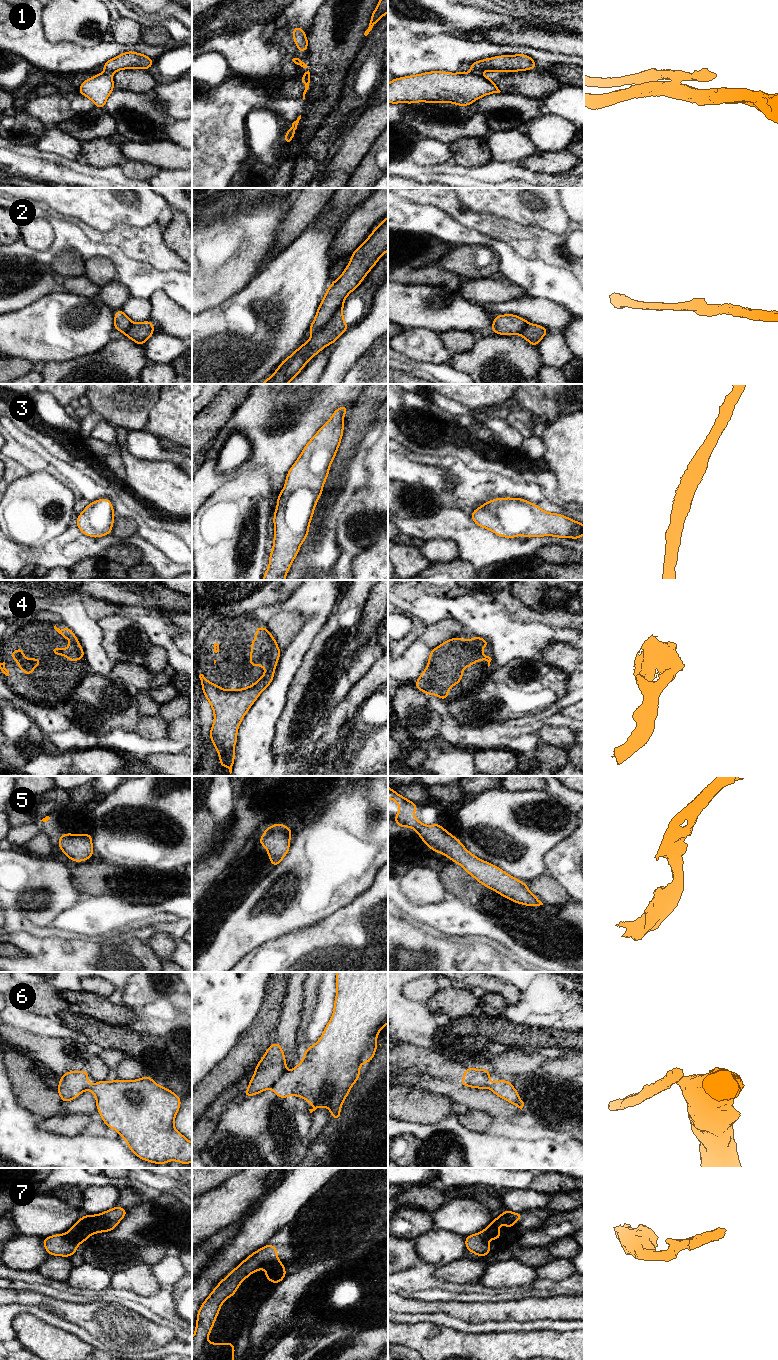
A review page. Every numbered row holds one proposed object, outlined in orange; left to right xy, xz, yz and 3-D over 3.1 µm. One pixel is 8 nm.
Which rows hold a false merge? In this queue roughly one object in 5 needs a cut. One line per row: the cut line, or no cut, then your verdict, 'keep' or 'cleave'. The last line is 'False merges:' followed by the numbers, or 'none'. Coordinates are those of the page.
1: cut in yz along (471, 72), (477, 73); cleave
2: cut in xz along (342, 307), (313, 334); cleave
3: no cut; keep
4: no cut; keep
5: no cut; keep
6: cut in xz along (284, 1073), (273, 1086); cleave
7: no cut; keep
False merges: 1, 2, 6

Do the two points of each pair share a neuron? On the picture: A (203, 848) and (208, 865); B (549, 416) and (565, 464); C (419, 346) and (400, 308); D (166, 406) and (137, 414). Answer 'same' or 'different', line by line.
A: different
B: different
C: different
D: different

